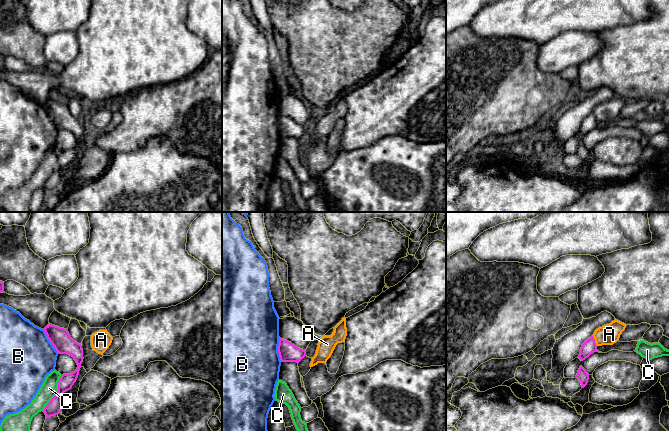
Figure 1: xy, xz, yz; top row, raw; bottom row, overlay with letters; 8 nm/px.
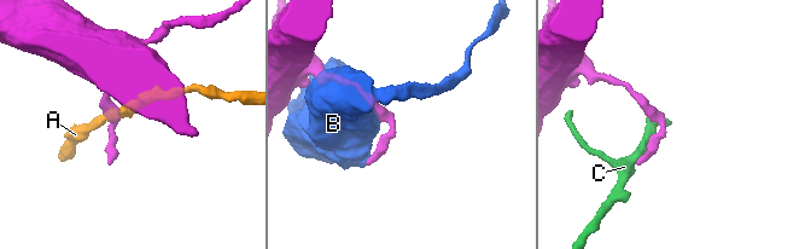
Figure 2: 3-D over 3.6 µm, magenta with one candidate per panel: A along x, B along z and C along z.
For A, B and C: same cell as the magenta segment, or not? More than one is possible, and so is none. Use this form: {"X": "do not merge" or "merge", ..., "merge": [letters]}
{"A": "do not merge", "B": "do not merge", "C": "do not merge", "merge": []}

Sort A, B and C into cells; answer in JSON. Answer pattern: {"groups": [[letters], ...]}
{"groups": [["A"], ["B"], ["C"]]}

